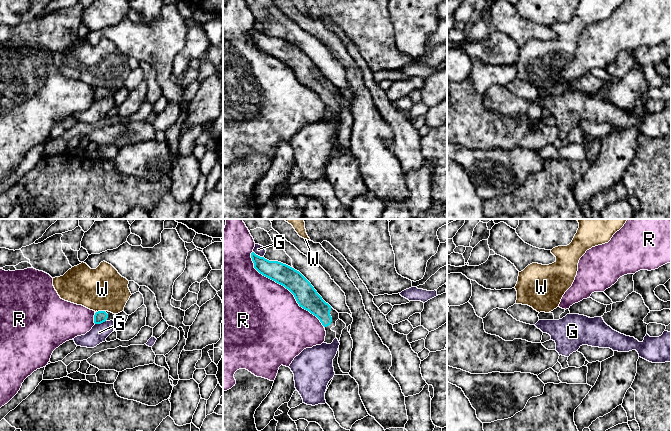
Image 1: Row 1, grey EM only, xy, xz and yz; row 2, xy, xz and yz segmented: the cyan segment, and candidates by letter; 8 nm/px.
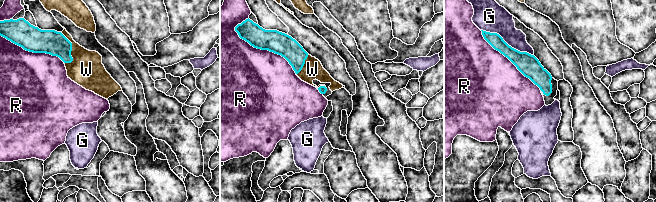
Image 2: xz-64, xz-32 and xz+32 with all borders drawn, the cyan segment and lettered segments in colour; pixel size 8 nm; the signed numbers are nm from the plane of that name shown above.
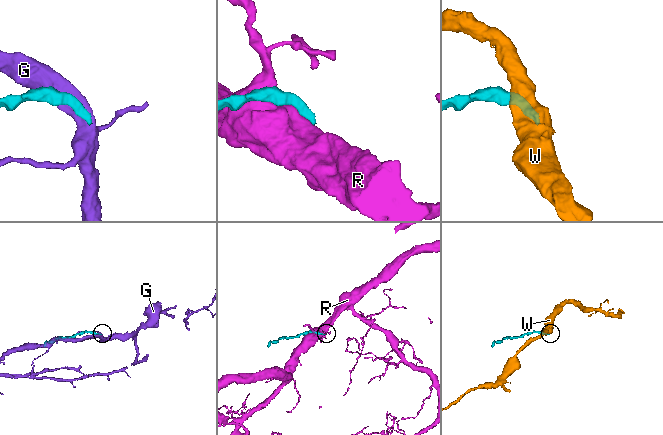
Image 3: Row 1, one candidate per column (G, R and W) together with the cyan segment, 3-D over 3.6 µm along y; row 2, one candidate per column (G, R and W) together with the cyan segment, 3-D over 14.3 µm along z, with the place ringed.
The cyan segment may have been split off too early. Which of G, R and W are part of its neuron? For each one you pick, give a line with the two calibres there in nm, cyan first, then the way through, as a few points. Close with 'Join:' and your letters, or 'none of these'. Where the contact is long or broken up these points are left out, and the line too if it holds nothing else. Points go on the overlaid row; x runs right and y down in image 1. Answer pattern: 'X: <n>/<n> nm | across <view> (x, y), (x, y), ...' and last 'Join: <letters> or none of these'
Join: none of these

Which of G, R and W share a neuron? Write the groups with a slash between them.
G / R / W

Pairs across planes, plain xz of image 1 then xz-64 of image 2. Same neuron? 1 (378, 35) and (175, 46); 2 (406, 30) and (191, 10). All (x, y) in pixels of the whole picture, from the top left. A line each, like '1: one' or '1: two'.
1: two
2: one

